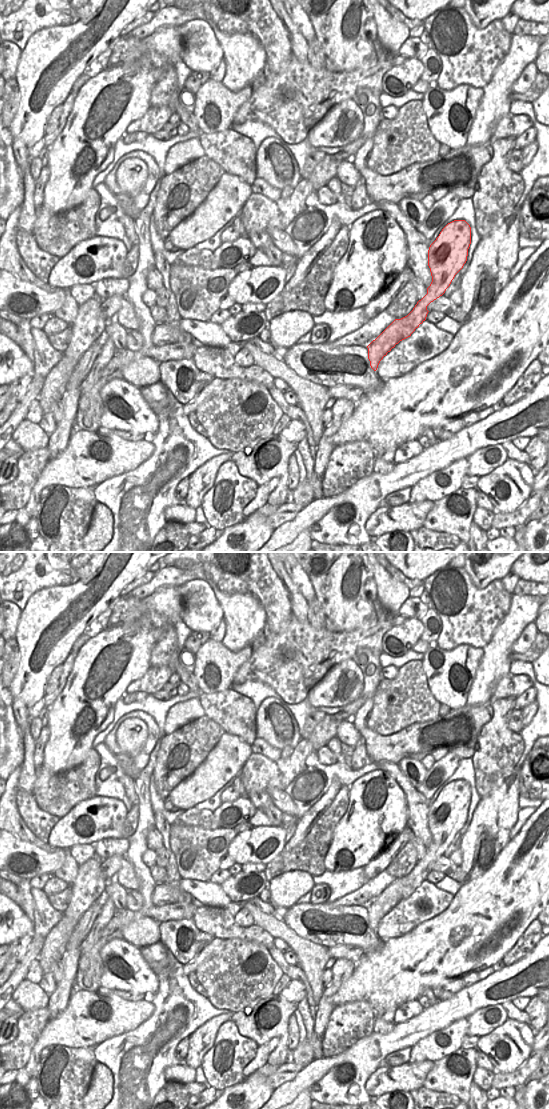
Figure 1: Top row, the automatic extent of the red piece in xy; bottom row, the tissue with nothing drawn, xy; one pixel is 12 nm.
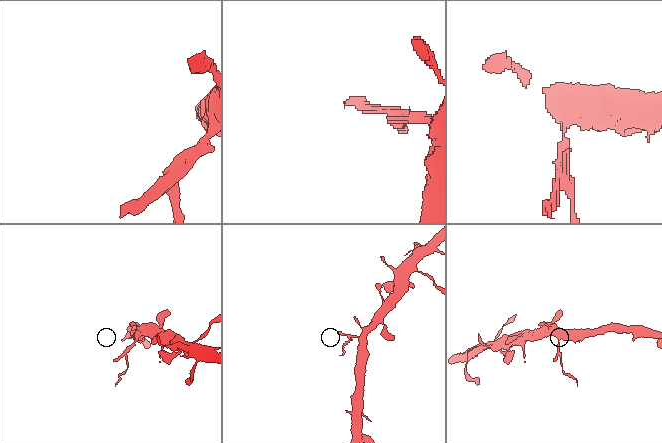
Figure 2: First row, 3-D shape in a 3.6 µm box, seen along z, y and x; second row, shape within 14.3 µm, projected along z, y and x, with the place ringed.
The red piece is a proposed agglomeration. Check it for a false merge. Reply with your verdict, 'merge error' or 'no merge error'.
no merge error

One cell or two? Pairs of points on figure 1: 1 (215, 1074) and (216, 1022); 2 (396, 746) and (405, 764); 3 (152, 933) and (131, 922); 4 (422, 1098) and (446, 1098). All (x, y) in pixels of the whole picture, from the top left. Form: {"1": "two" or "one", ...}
{"1": "two", "2": "two", "3": "one", "4": "one"}

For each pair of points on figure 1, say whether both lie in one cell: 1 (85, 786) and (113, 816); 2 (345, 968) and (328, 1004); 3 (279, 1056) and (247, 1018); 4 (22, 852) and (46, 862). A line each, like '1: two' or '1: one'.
1: two
2: one
3: one
4: one

